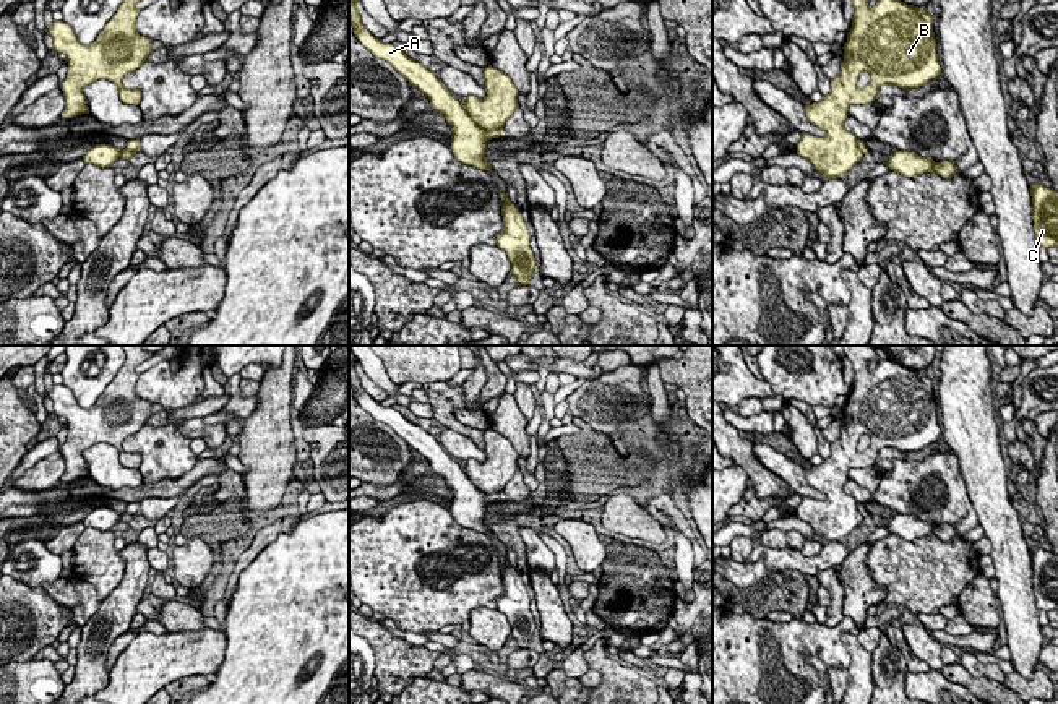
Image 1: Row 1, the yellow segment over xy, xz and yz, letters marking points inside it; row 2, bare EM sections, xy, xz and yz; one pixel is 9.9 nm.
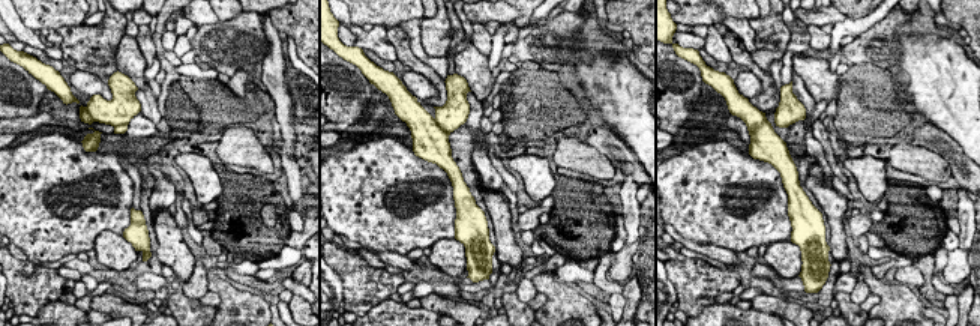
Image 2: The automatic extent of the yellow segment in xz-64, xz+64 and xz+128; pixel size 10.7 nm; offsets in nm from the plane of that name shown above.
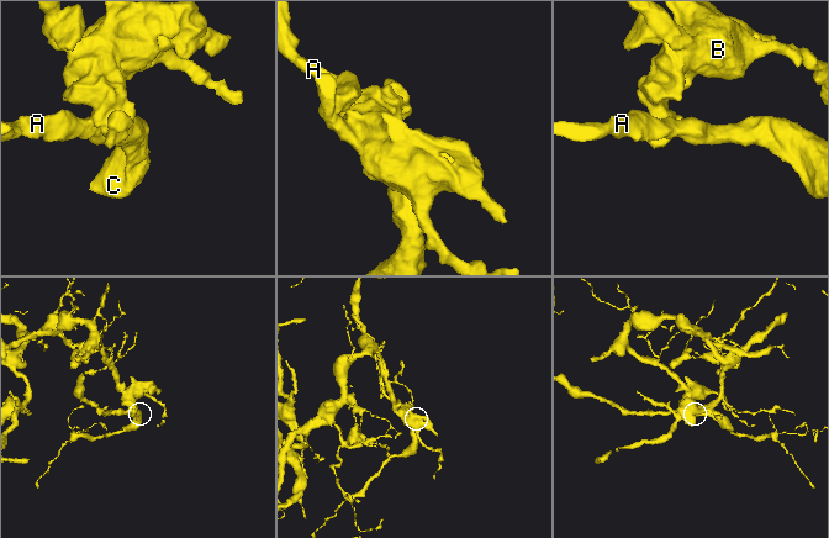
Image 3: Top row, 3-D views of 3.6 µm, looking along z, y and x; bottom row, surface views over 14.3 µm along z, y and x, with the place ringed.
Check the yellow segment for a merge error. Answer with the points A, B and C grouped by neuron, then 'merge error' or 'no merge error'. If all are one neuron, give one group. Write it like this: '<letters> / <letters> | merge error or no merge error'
A C / B | merge error

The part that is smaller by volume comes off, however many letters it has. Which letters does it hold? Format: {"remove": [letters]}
{"remove": ["A", "C"]}

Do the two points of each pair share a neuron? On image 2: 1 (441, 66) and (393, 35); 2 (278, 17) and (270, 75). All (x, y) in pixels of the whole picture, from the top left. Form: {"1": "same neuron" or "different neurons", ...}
{"1": "different neurons", "2": "different neurons"}

